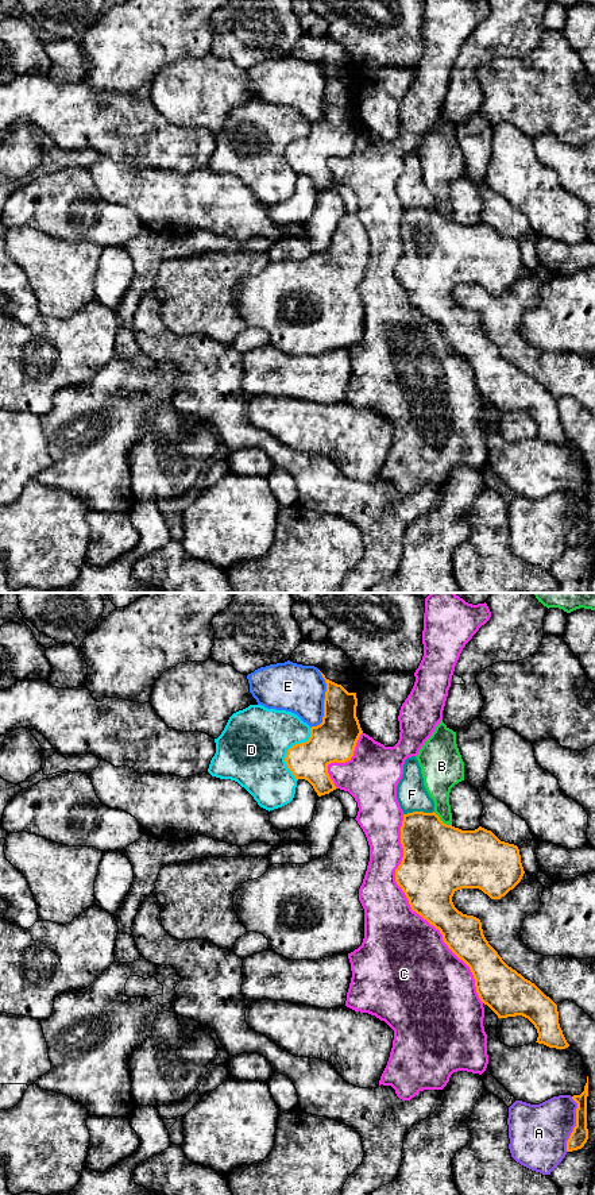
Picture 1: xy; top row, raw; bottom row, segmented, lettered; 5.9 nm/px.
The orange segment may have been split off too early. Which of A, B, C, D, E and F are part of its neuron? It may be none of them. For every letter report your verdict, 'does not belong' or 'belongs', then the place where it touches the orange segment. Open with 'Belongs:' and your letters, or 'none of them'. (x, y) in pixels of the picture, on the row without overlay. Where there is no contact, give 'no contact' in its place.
Belongs: none of them
A: does not belong | xy (576, 519)
B: does not belong | xy (441, 216)
C: does not belong | xy (414, 305)
D: does not belong | xy (288, 145)
E: does not belong | xy (324, 96)
F: does not belong | xy (418, 207)

